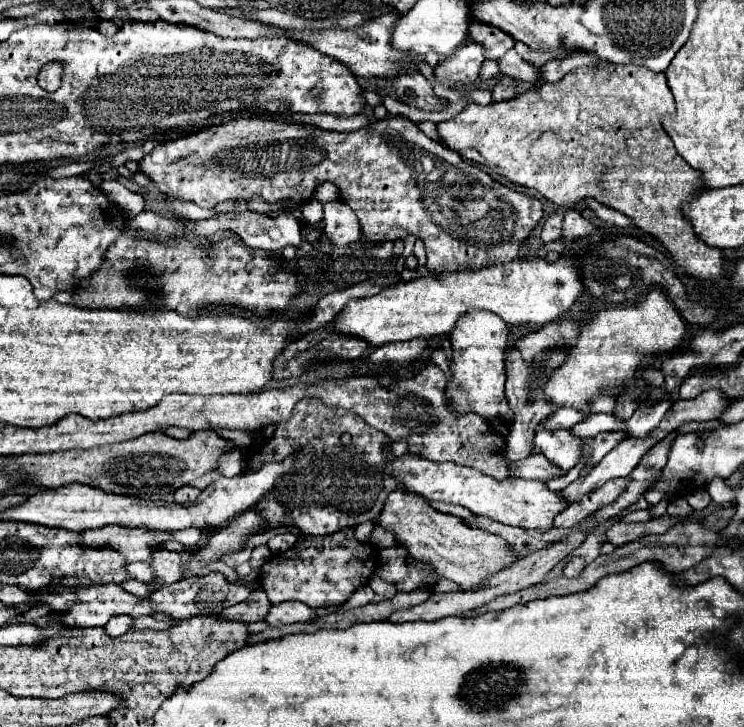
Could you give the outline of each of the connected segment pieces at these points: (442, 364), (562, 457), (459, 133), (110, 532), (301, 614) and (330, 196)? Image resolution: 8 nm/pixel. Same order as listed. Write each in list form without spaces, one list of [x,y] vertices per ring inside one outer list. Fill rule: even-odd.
[[[437,348],[432,351],[430,355],[430,361],[440,367],[440,369],[442,369],[442,371],[445,373],[447,379],[450,379],[450,368],[448,367],[448,360],[441,348]]]
[[[538,425],[532,439],[532,451],[544,455],[552,465],[562,469],[562,473],[568,473],[582,457],[582,439],[570,429],[550,431],[544,429],[544,425]]]
[[[600,61],[596,67],[580,67],[558,83],[544,83],[538,89],[530,89],[512,99],[484,107],[474,103],[466,105],[462,113],[450,121],[438,123],[436,127],[444,147],[460,153],[474,165],[488,167],[514,185],[536,189],[562,209],[572,209],[590,197],[624,213],[640,231],[656,237],[670,251],[674,261],[686,269],[686,273],[698,279],[714,281],[724,273],[722,251],[696,239],[692,227],[688,227],[688,219],[684,219],[682,203],[702,193],[696,189],[700,173],[684,165],[668,133],[662,129],[660,117],[668,113],[674,113],[674,99],[664,73],[654,73],[638,65],[614,65]]]
[[[104,527],[104,529],[92,529],[84,531],[84,545],[90,547],[102,547],[106,543],[112,545],[118,553],[122,553],[130,563],[132,561],[148,561],[152,555],[152,549],[162,549],[164,541],[170,541],[170,533],[162,531],[150,531],[150,529],[132,529],[132,527]]]
[[[284,601],[268,609],[266,623],[276,627],[276,625],[286,625],[286,623],[296,623],[296,621],[310,621],[312,617],[314,613],[308,605],[300,601]]]
[[[324,181],[324,183],[318,185],[318,189],[314,191],[312,197],[314,197],[316,201],[320,201],[320,203],[336,201],[336,199],[338,199],[338,189],[336,189],[336,185],[334,185],[332,181]]]

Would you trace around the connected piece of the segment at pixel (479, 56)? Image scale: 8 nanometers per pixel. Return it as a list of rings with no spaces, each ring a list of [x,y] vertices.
[[[466,43],[452,57],[444,57],[434,67],[434,79],[444,85],[456,85],[456,83],[472,83],[478,79],[480,65],[484,61],[484,49],[478,43]]]

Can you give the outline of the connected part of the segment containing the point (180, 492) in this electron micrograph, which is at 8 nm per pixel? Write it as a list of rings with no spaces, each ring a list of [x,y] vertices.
[[[186,485],[186,487],[180,487],[174,491],[174,501],[176,503],[192,503],[192,501],[196,501],[198,495],[200,495],[200,491],[196,487]]]

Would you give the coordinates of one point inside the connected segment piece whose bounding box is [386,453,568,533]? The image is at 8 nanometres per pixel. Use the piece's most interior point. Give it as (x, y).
(519, 502)

